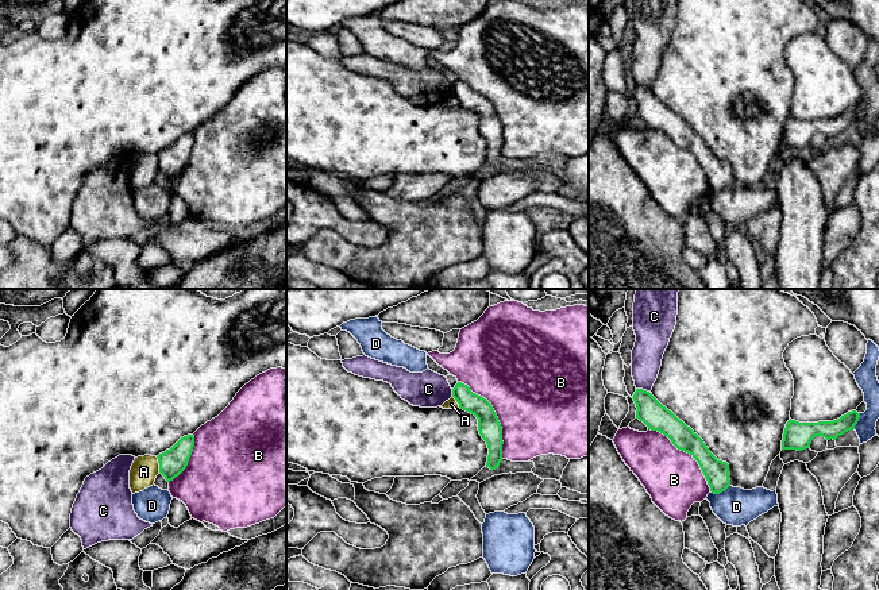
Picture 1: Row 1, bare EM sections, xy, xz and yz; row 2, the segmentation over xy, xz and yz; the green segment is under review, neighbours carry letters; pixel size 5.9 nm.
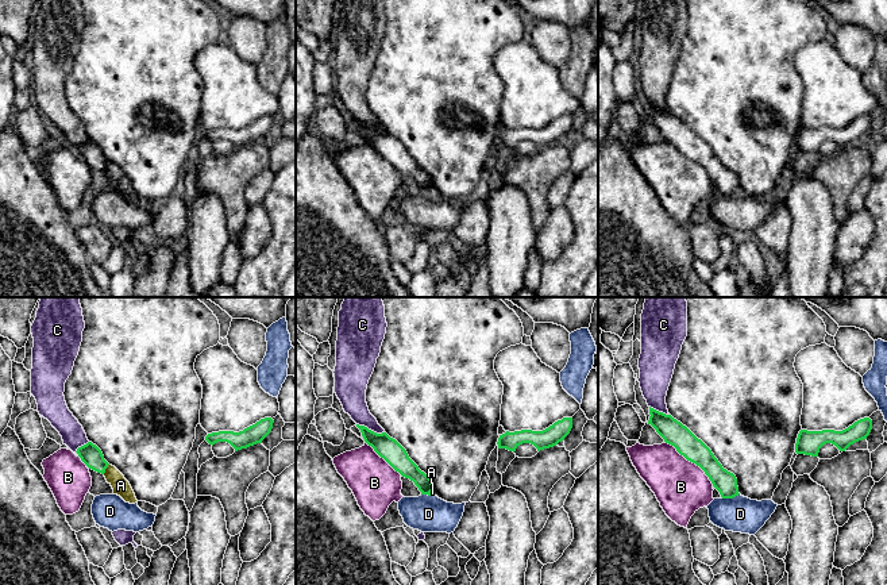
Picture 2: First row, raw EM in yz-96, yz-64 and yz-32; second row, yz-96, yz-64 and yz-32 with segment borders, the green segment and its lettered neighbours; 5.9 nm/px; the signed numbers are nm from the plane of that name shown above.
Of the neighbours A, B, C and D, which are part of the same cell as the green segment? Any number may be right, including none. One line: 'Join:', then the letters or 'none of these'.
Join: none of these

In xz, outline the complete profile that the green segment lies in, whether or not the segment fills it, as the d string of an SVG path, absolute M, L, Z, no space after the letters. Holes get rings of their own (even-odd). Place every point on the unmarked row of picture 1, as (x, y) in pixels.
M458 80L452 86L452 95L459 105L478 116L478 128L489 146L486 165L496 167L502 158L502 126L491 101L473 90L470 85Z

